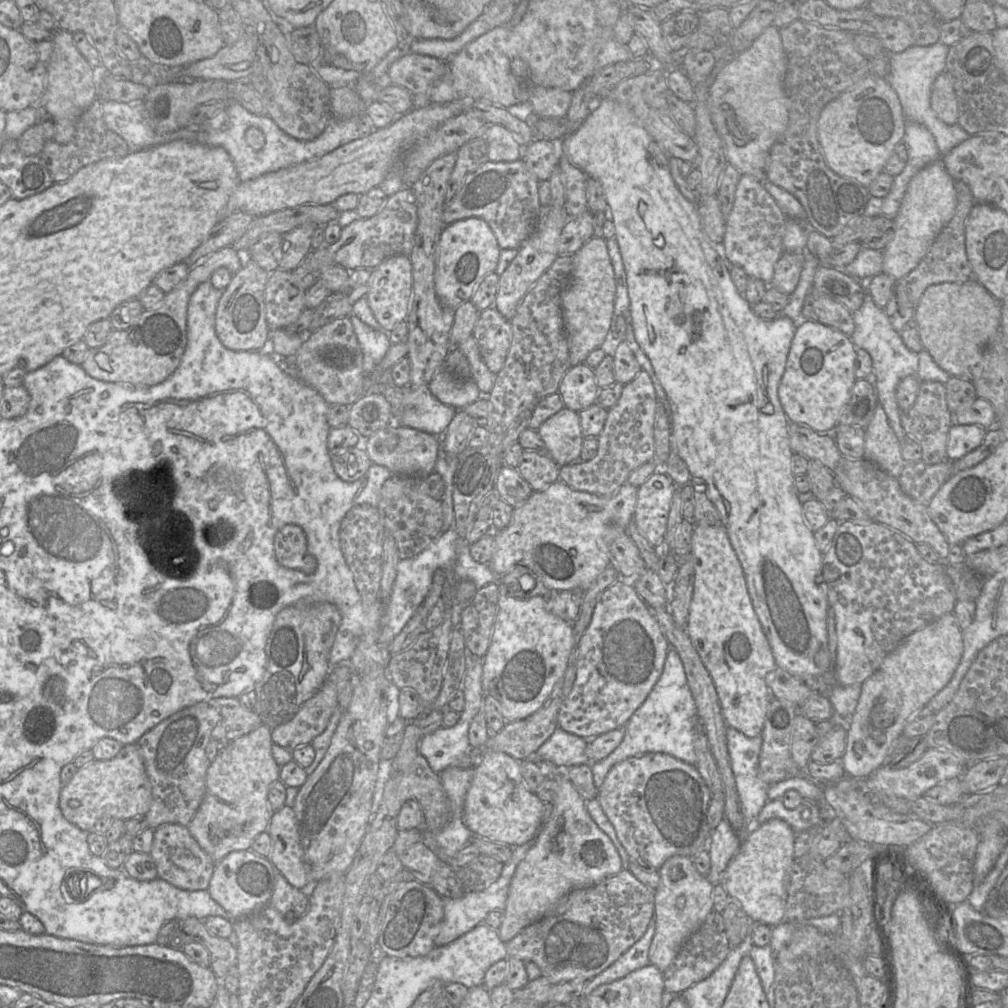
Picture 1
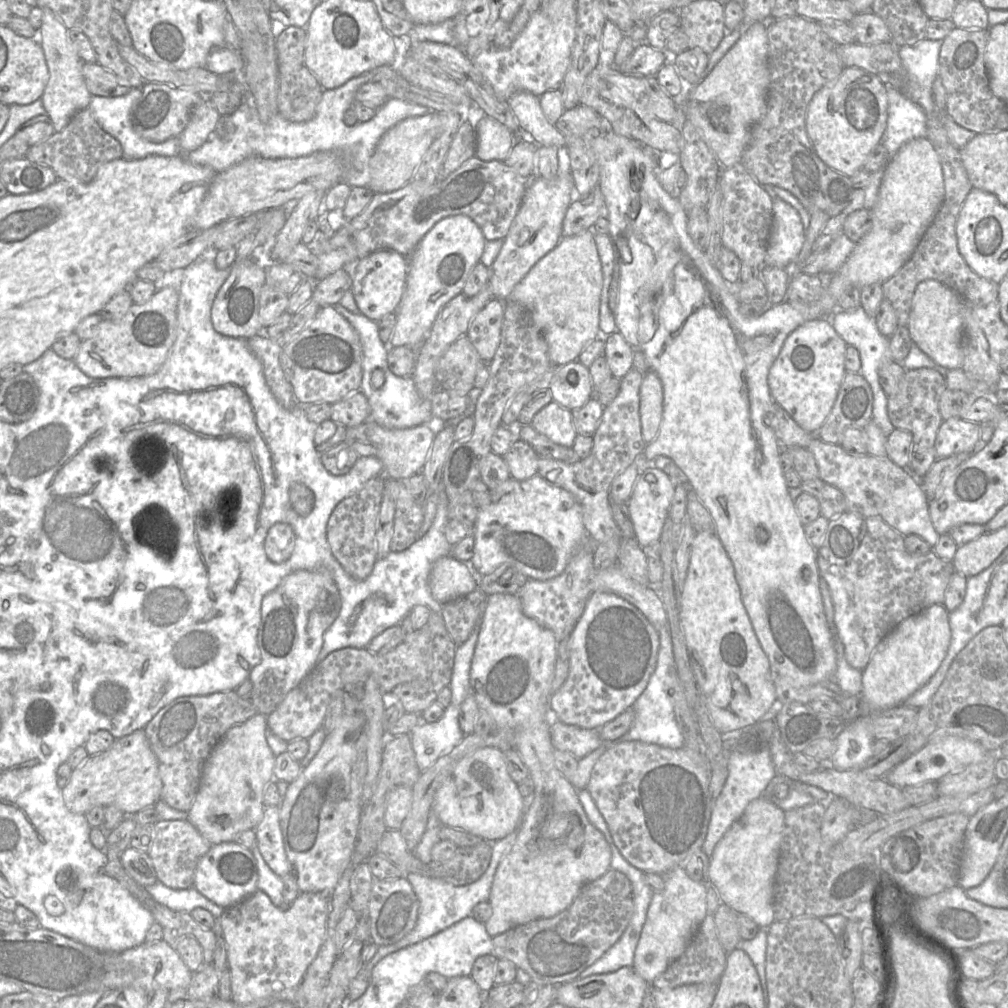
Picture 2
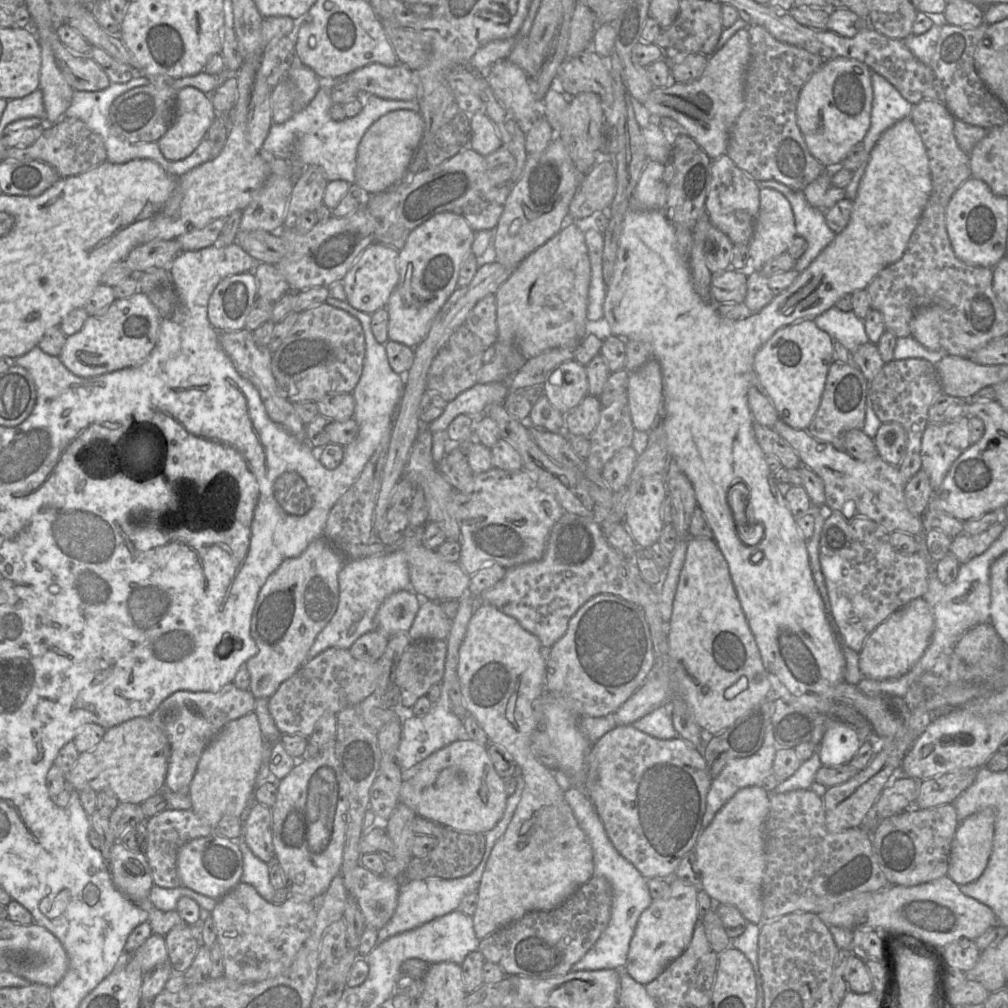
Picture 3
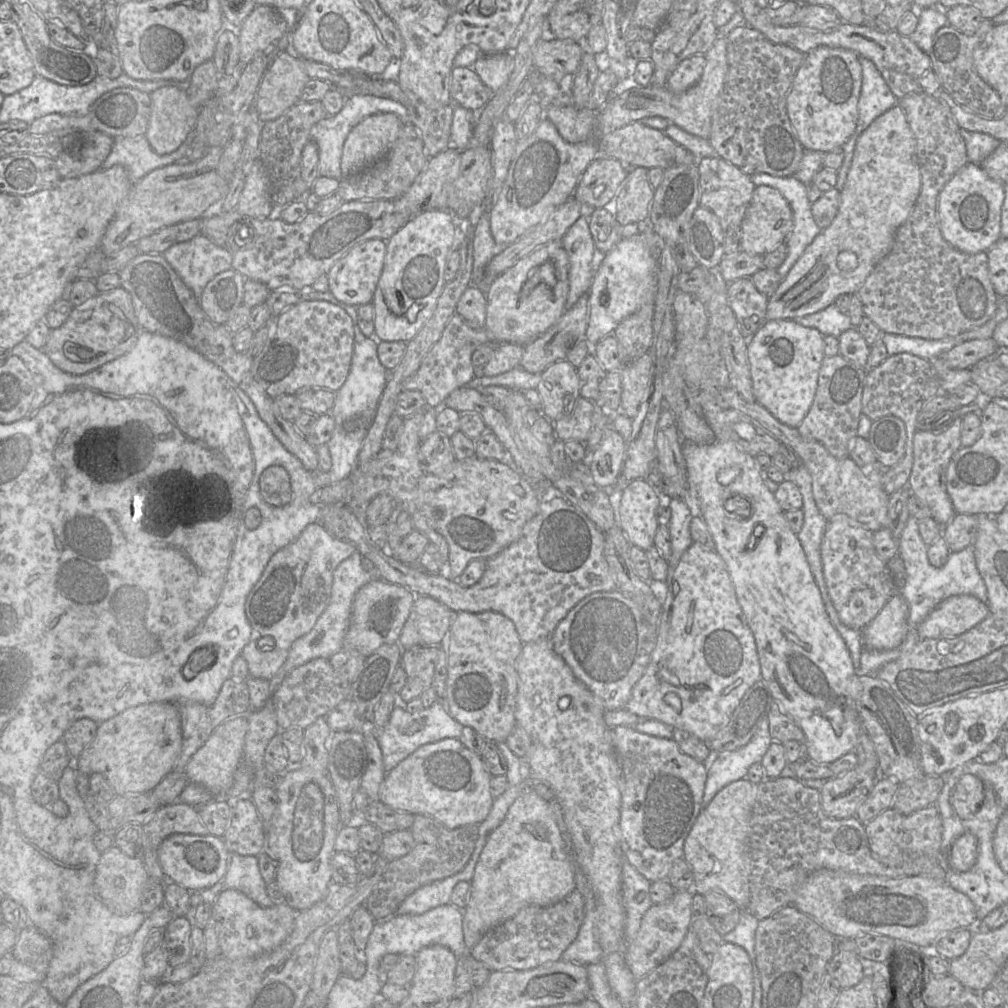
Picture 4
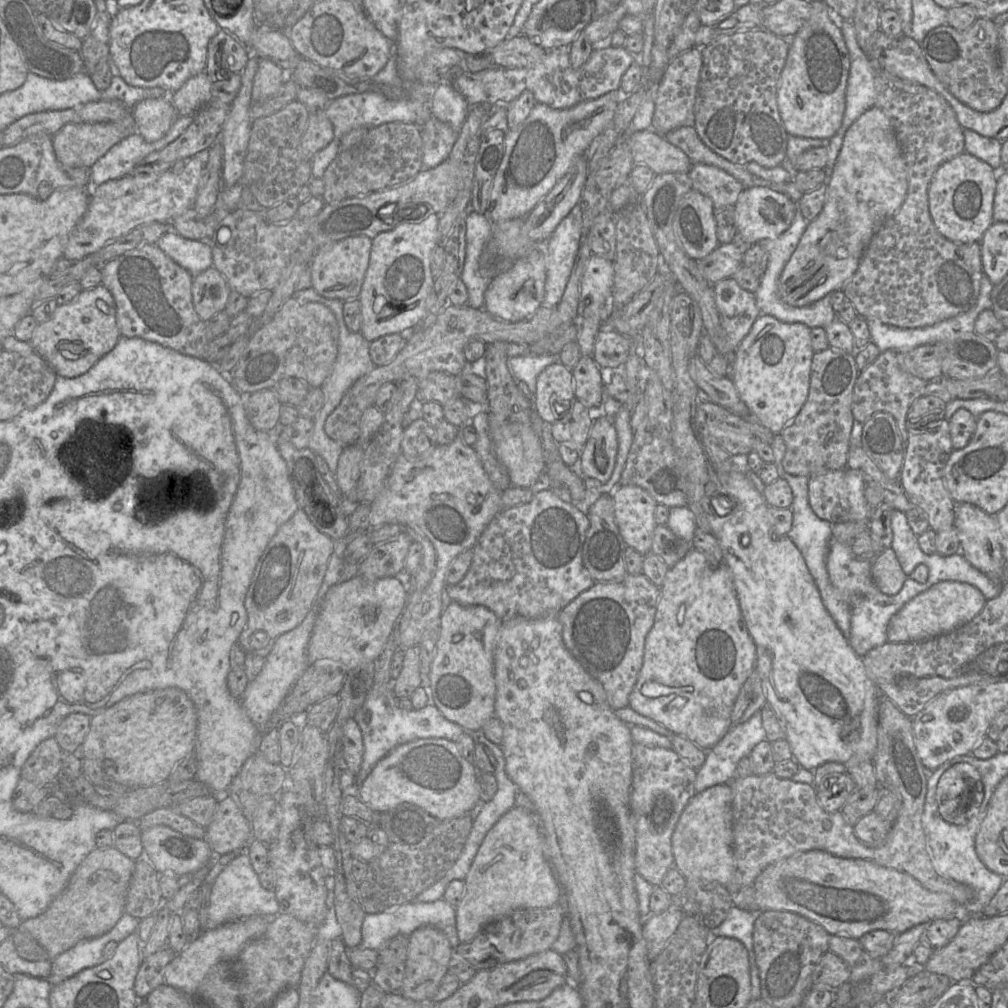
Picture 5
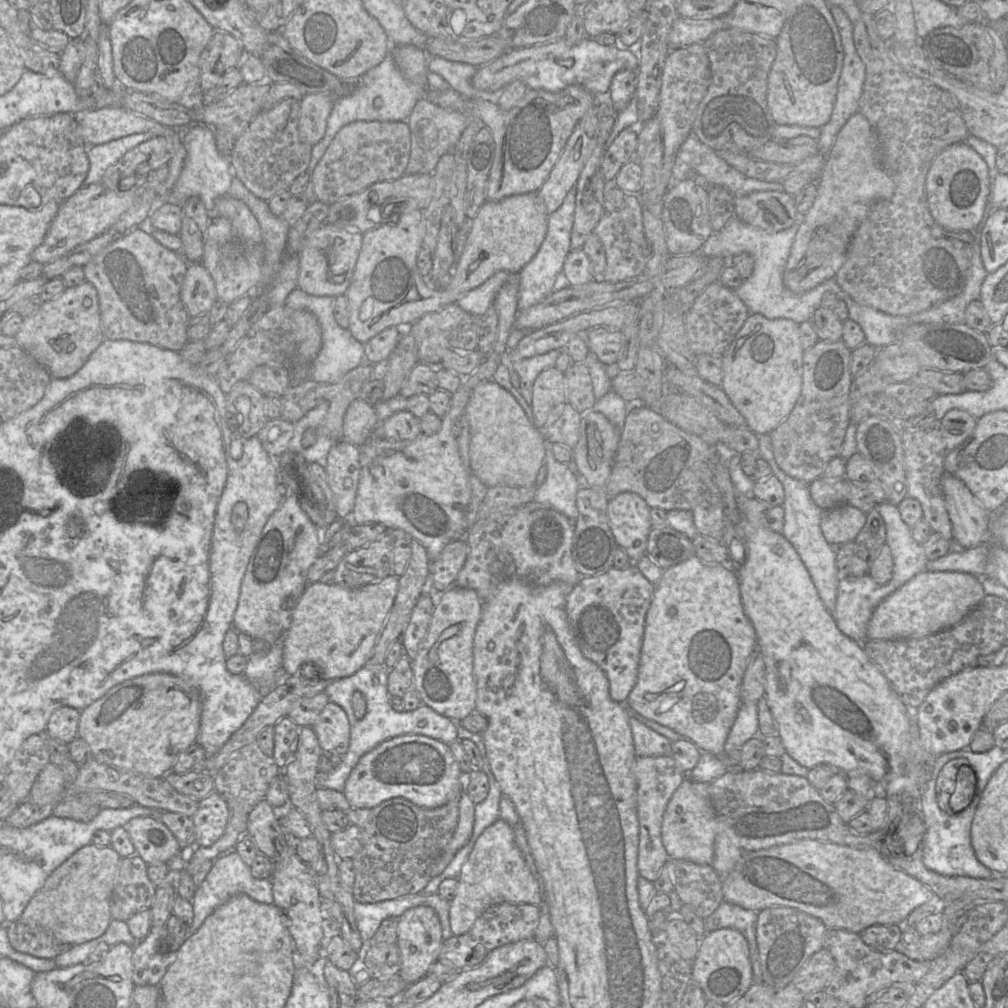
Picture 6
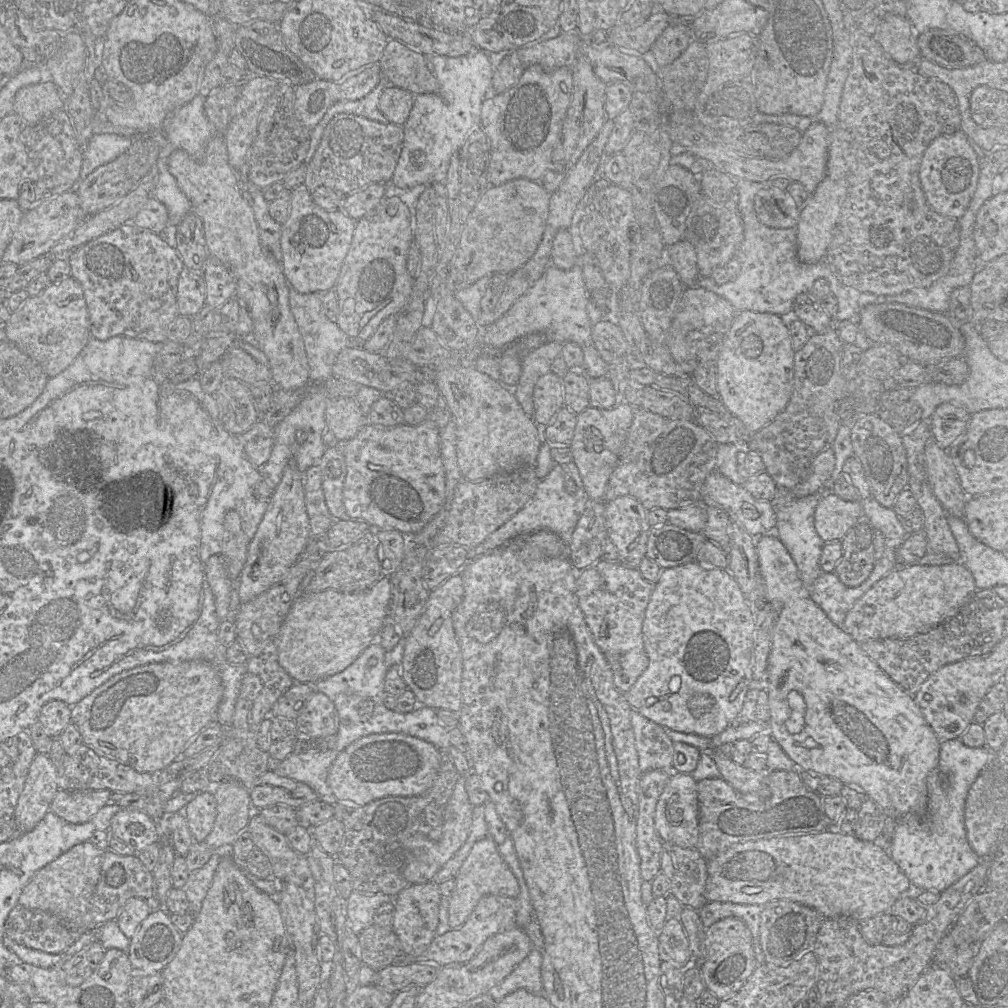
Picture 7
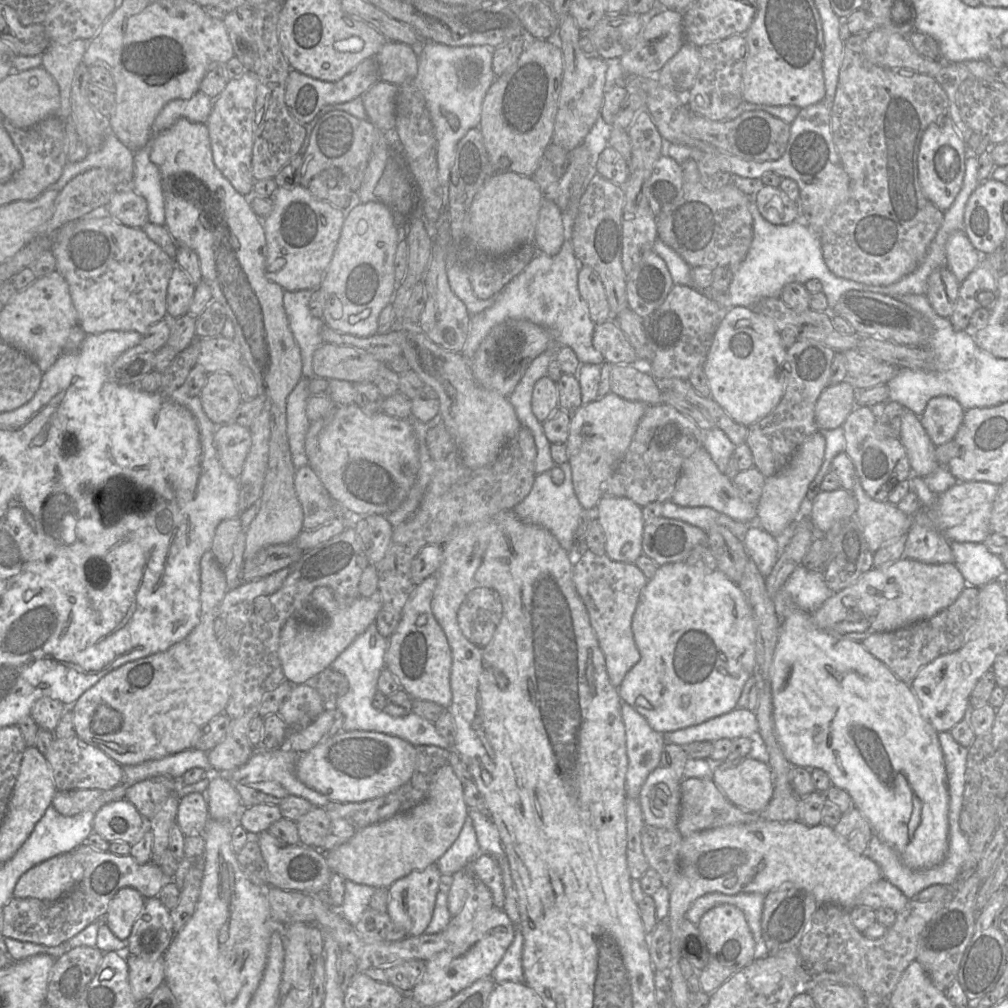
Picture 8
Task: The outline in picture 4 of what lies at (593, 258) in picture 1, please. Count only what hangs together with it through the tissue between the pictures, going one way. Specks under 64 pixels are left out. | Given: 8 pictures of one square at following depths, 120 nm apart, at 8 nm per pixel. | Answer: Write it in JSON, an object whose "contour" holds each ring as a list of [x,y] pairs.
{"contour":[[[561,240],[549,241],[508,268],[490,284],[486,293],[486,325],[497,343],[525,346],[545,333],[566,311],[569,293],[569,259]]]}

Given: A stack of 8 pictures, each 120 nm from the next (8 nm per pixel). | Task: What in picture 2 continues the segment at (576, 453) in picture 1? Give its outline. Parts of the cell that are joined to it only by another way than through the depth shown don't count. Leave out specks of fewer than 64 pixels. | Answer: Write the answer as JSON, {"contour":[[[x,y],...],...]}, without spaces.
{"contour":[[[551,401],[540,409],[533,417],[531,425],[551,441],[566,447],[572,448],[577,435],[571,410],[555,401]]]}

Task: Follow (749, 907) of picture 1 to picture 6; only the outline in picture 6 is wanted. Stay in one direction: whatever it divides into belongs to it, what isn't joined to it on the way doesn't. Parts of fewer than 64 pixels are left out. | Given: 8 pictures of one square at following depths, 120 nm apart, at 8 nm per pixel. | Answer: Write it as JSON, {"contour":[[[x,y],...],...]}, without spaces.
{"contour":[[[687,774],[669,800],[661,827],[662,843],[669,859],[688,860],[702,865],[711,864],[717,824],[707,784],[693,781]]]}

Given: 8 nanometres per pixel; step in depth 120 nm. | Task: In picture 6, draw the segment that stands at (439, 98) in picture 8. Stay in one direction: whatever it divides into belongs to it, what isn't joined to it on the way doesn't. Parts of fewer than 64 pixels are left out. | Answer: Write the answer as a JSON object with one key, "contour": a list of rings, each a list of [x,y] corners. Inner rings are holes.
{"contour":[[[430,57],[428,69],[441,76],[453,90],[461,95],[471,99],[481,97],[482,93],[472,84],[472,78],[478,67],[450,61],[442,57]],[[427,98],[418,100],[406,120],[411,134],[411,149],[405,175],[432,174],[440,158],[454,149],[468,121],[462,113],[441,108]]]}

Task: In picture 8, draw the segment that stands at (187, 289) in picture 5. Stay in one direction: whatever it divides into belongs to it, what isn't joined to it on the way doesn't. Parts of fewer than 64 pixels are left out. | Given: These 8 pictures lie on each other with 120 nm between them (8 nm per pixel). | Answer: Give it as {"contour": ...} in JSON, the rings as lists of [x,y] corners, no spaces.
{"contour":[[[104,207],[94,209],[90,213],[63,225],[54,235],[51,252],[56,259],[56,271],[65,278],[69,285],[72,302],[78,316],[78,325],[86,335],[99,334],[109,330],[134,331],[143,335],[151,325],[167,317],[167,289],[173,270],[177,266],[176,260],[168,256],[141,228],[128,227],[118,222],[106,214]]]}

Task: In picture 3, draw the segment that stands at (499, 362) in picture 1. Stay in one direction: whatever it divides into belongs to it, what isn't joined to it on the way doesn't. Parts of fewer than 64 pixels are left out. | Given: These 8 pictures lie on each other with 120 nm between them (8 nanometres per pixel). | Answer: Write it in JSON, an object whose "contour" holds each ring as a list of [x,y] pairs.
{"contour":[[[489,294],[479,300],[468,313],[466,327],[477,335],[484,347],[497,341],[496,298]]]}

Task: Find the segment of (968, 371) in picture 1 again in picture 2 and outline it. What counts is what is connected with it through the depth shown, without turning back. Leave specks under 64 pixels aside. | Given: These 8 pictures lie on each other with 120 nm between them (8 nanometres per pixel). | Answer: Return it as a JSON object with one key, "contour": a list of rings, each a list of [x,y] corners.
{"contour":[[[937,280],[922,281],[915,289],[907,325],[910,337],[927,356],[948,370],[963,366],[964,309],[962,296]]]}

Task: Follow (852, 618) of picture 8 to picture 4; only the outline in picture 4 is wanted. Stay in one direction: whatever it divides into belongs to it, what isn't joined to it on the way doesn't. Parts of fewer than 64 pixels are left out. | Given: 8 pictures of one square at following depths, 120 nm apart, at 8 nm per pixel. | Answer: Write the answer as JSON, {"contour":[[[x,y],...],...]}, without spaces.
{"contour":[[[972,595],[944,599],[917,627],[921,639],[956,637],[970,630],[989,614],[987,603]]]}

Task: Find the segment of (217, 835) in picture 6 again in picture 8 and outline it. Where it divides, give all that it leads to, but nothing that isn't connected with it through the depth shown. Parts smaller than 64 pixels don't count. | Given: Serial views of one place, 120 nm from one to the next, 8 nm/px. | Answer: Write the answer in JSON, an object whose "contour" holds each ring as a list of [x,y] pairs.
{"contour":[[[191,793],[179,800],[176,823],[185,836],[203,836],[210,819],[208,804],[201,793]]]}

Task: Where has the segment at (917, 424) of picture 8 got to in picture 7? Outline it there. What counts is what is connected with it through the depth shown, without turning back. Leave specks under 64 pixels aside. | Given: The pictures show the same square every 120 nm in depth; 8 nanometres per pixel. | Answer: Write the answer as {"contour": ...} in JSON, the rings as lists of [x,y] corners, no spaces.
{"contour":[[[932,438],[925,446],[925,463],[930,486],[947,514],[963,518],[968,496],[961,487],[947,450]]]}

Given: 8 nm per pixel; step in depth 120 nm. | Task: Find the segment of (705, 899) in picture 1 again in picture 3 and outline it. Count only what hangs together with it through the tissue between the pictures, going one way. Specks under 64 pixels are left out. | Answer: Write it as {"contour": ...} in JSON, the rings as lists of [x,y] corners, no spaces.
{"contour":[[[674,877],[666,897],[653,899],[640,915],[630,942],[624,971],[636,982],[646,985],[656,977],[689,946],[695,924],[699,921],[697,911],[698,889]]]}

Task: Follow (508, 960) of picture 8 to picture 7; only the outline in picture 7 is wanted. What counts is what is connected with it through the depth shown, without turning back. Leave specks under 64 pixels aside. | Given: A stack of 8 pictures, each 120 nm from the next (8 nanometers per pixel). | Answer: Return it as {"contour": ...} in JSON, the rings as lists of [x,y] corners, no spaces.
{"contour":[[[533,946],[513,971],[487,993],[495,1001],[501,1000],[517,989],[525,989],[533,994],[543,994],[541,964],[542,954]]]}

